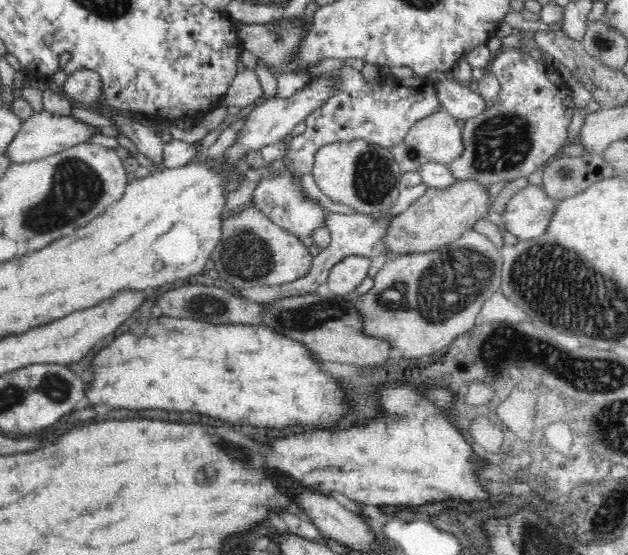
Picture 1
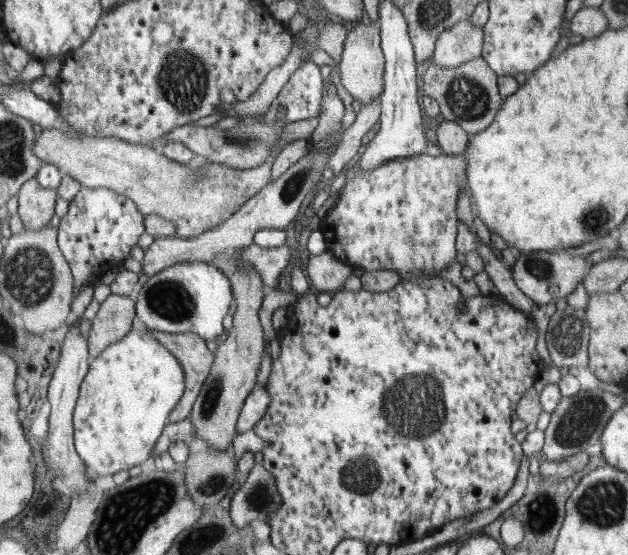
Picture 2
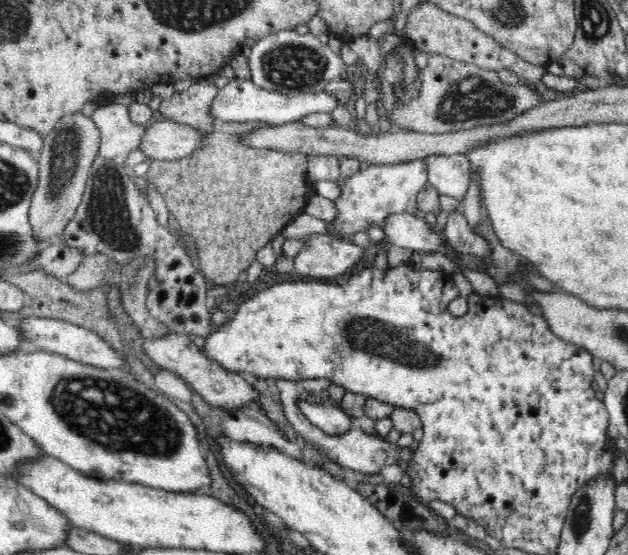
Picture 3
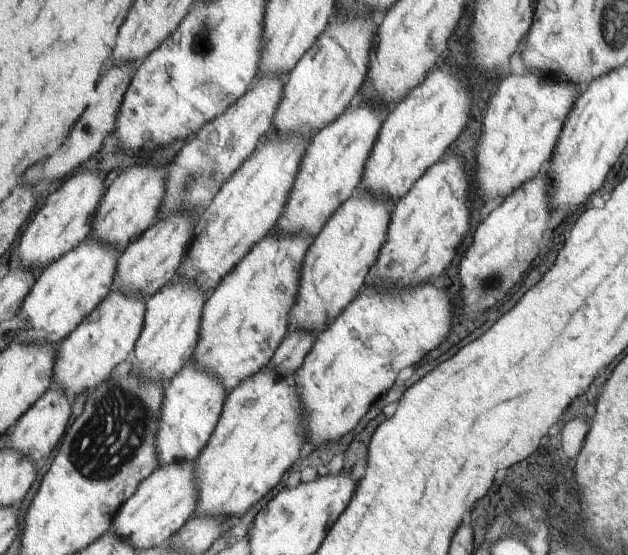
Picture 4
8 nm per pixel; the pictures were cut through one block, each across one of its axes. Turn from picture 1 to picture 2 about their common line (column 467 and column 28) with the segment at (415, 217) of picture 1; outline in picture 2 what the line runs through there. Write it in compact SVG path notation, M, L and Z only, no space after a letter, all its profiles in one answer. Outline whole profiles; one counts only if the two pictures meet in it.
M31 178L18 192L18 214L24 229L42 230L54 216L56 189L40 186L36 178Z

